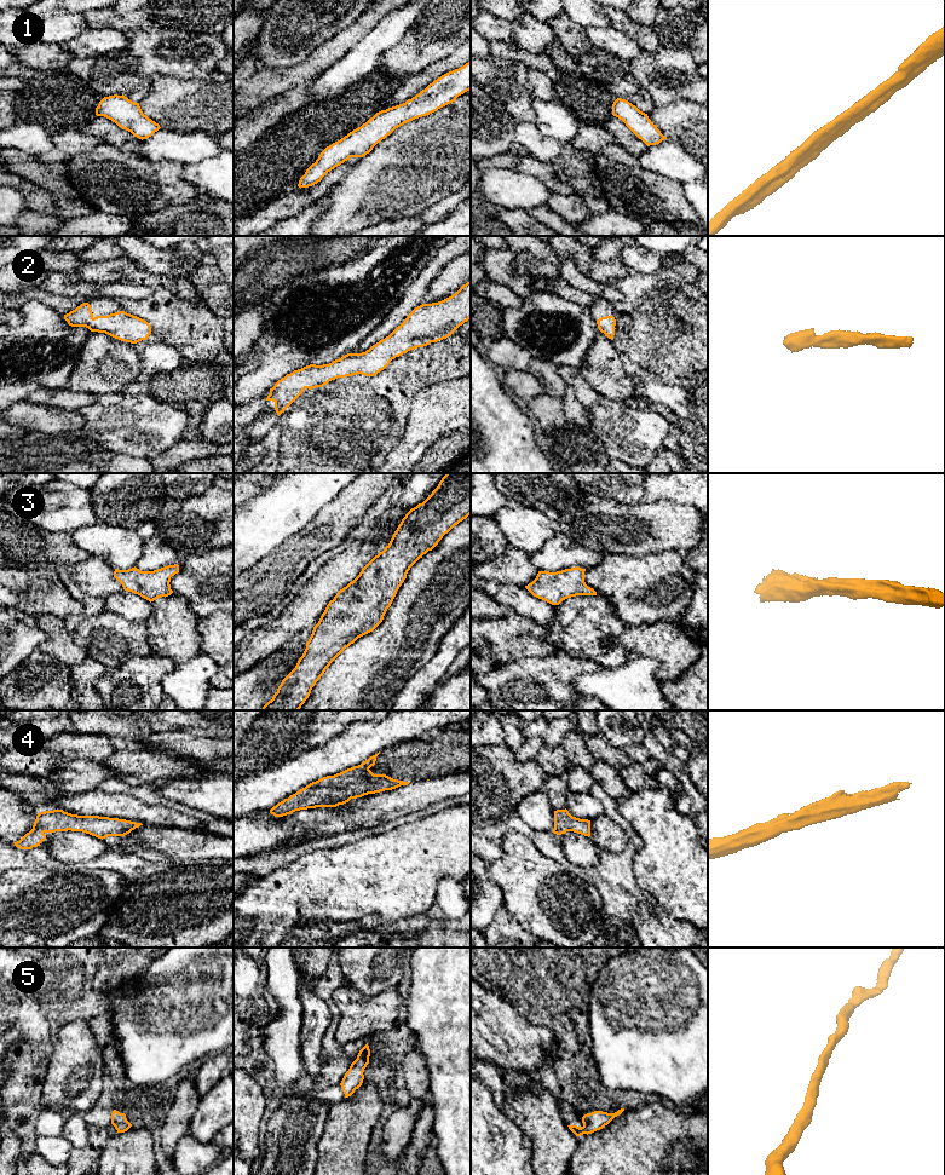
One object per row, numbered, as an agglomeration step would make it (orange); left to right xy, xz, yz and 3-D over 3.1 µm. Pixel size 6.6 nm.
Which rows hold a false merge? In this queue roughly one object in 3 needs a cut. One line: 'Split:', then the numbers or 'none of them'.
Split: none of them

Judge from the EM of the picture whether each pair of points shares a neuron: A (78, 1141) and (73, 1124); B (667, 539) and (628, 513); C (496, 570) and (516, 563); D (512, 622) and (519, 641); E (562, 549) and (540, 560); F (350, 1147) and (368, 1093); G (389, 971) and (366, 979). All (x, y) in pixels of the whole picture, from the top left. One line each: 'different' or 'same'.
A: same
B: same
C: same
D: same
E: same
F: same
G: same

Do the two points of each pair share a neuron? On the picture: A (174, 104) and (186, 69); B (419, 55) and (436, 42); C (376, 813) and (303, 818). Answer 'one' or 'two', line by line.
A: two
B: one
C: one

